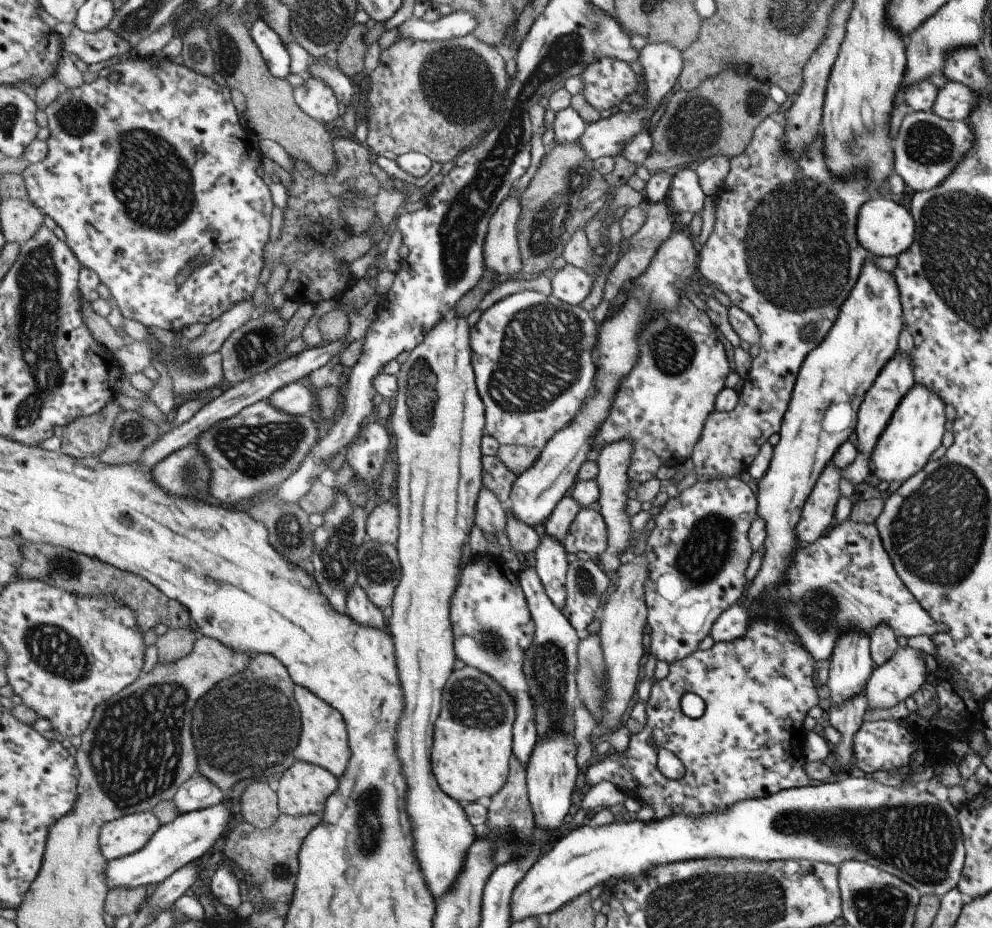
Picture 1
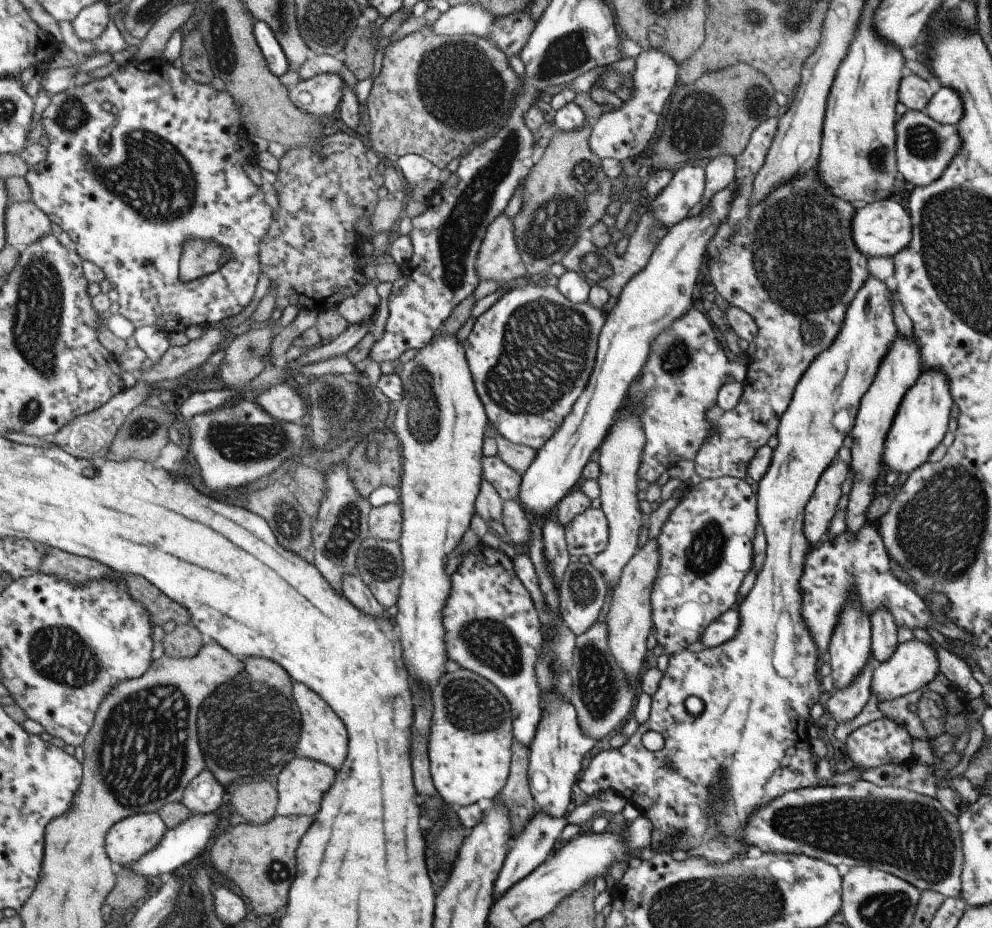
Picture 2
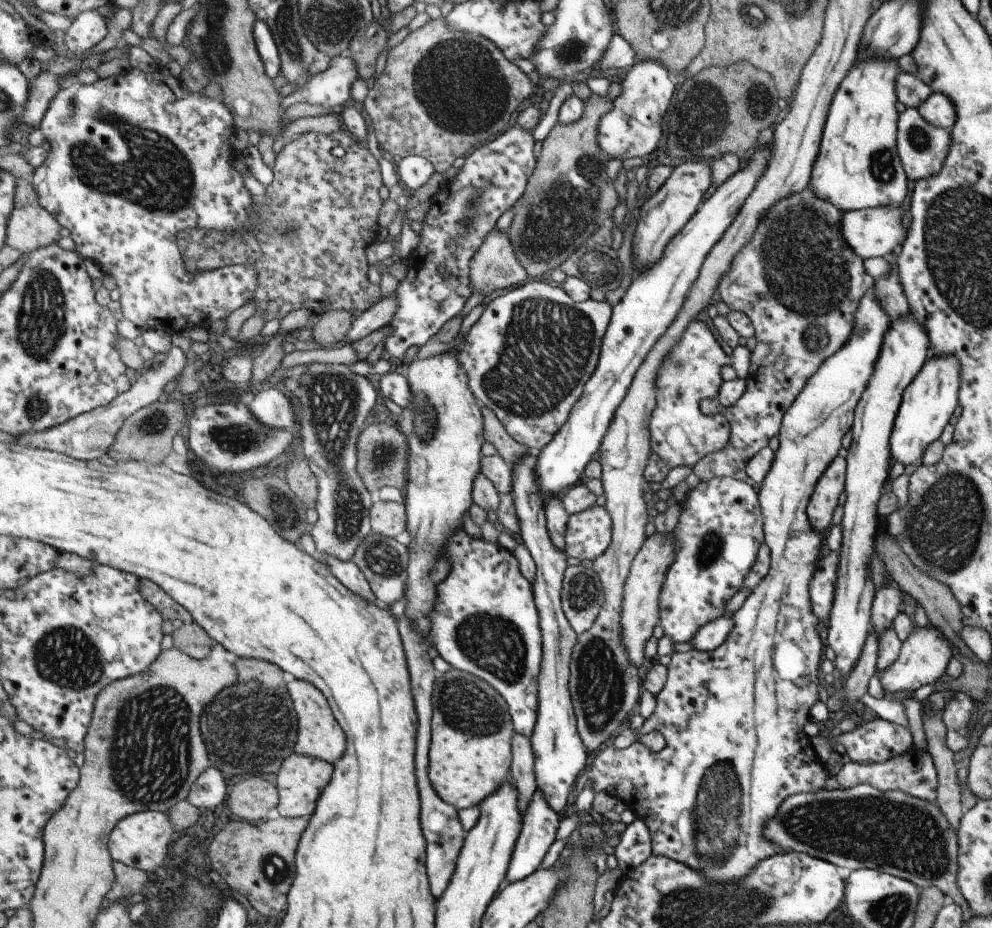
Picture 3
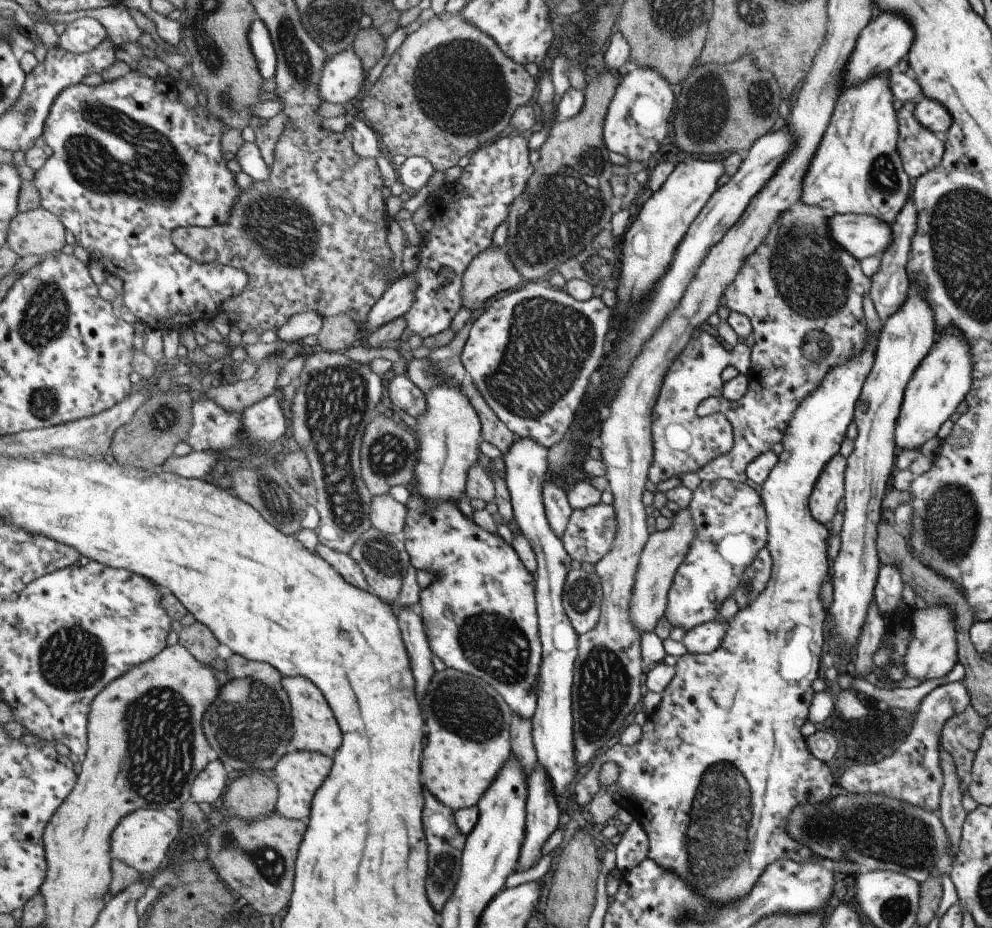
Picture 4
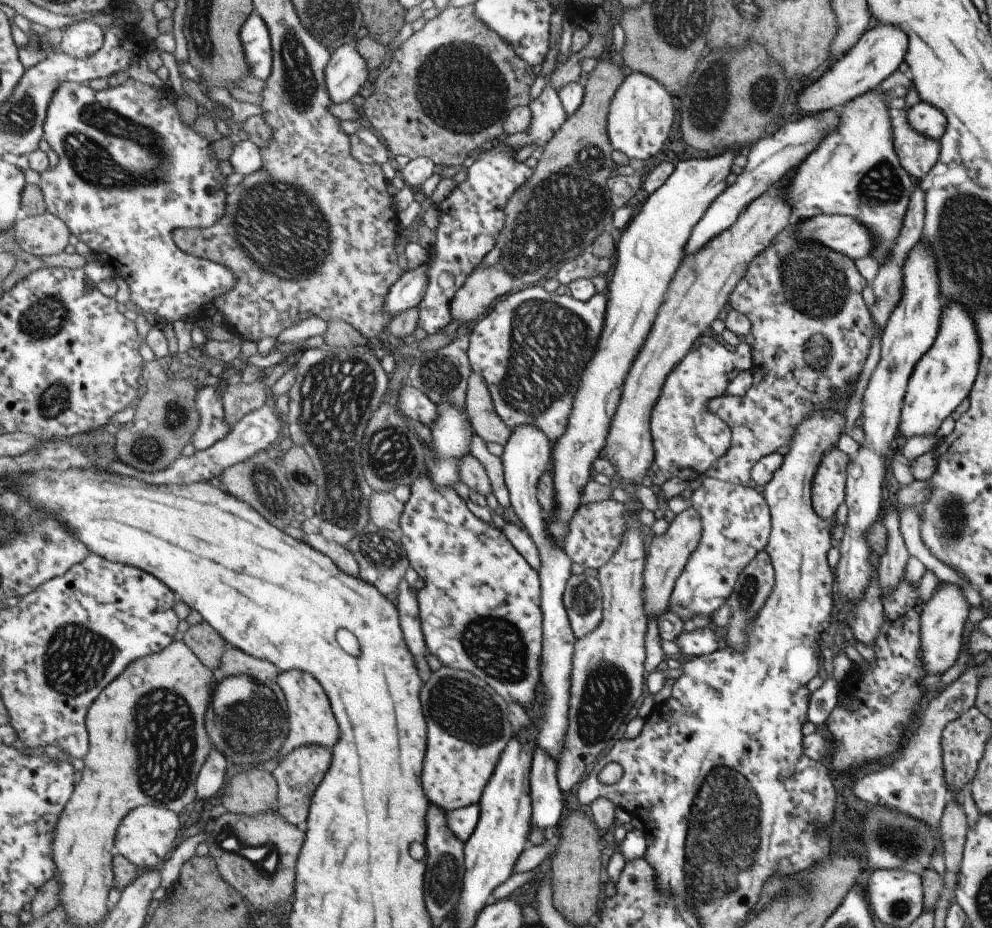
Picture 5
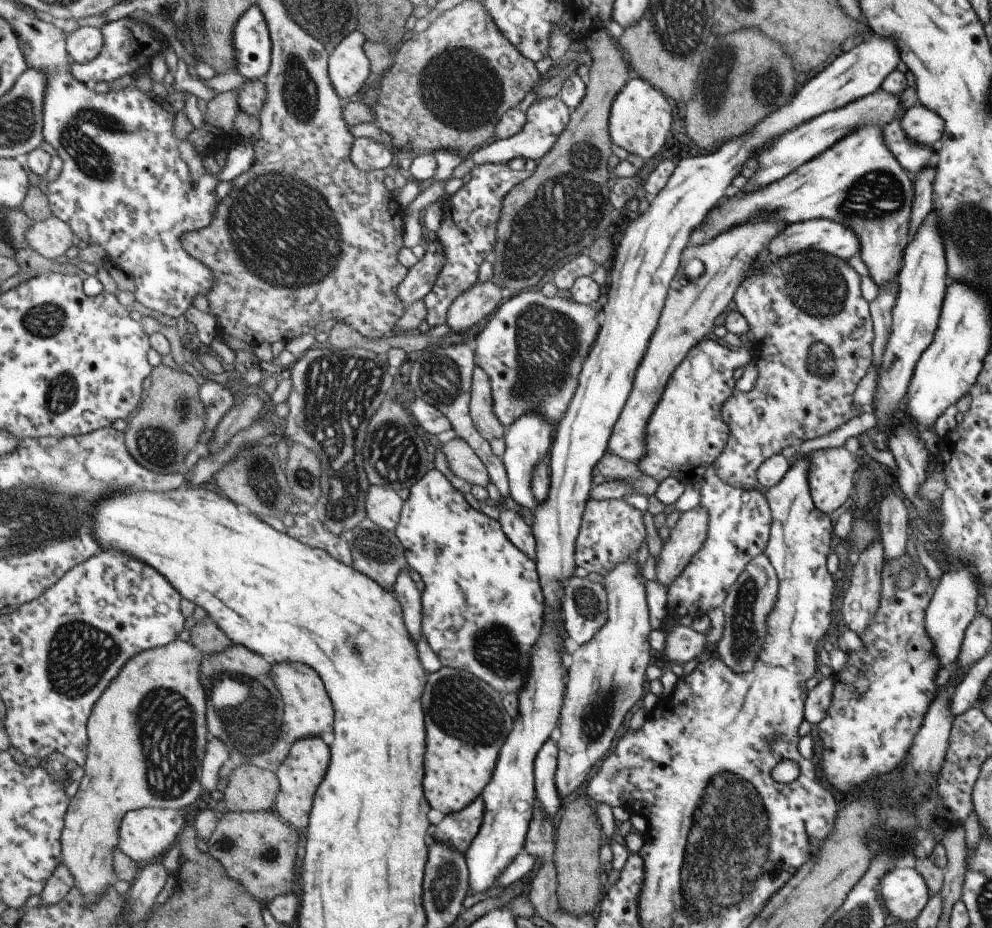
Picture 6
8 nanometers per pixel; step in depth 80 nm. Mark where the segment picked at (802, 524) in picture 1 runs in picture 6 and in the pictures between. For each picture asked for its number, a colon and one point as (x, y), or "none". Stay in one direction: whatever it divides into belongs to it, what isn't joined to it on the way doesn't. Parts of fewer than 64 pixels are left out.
2: (818, 510)
3: (821, 504)
4: (829, 488)
5: (827, 489)
6: (830, 476)

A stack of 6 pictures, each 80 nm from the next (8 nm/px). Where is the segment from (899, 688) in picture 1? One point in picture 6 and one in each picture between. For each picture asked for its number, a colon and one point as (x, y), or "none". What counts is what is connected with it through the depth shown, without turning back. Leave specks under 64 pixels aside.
2: (913, 664)
3: (923, 656)
4: (930, 654)
5: (941, 620)
6: (952, 607)

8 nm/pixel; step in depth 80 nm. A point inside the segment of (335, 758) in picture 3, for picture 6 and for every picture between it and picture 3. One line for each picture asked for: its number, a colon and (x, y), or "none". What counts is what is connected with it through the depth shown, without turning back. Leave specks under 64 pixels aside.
4: (316, 729)
5: (311, 720)
6: (309, 712)

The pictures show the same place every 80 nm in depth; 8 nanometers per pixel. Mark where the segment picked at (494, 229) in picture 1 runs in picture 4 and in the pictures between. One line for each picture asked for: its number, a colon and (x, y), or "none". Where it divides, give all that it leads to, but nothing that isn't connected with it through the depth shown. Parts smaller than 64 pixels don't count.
2: (500, 259)
3: (495, 267)
4: (491, 273)

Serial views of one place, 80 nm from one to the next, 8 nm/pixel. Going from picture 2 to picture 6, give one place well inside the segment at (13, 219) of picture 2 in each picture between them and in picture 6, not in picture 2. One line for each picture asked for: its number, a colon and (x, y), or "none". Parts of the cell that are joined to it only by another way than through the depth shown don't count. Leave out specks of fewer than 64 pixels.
3: (31, 227)
4: (38, 232)
5: (46, 234)
6: (53, 237)

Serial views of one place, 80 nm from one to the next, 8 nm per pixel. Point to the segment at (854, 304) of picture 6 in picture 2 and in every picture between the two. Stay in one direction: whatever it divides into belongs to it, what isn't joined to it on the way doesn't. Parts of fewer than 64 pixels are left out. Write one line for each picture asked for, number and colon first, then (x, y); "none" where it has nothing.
2: (765, 259)
3: (799, 283)
4: (802, 294)
5: (811, 331)

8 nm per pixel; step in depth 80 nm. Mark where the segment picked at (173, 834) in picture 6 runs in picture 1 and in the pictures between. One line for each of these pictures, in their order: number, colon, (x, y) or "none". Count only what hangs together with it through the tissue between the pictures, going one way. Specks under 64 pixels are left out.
1: (122, 837)
2: (129, 840)
3: (142, 840)
4: (143, 840)
5: (146, 836)

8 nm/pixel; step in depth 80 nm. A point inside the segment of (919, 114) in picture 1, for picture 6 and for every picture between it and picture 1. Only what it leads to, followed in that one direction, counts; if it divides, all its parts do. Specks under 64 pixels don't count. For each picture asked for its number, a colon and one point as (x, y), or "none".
2: (923, 147)
3: (921, 148)
4: (920, 150)
5: (916, 154)
6: (912, 157)

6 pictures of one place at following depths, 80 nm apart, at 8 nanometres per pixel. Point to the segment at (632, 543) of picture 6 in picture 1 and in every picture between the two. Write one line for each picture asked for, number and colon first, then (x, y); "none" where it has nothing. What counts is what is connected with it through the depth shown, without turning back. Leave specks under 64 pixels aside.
1: (588, 533)
2: (587, 534)
3: (588, 534)
4: (590, 535)
5: (597, 529)

